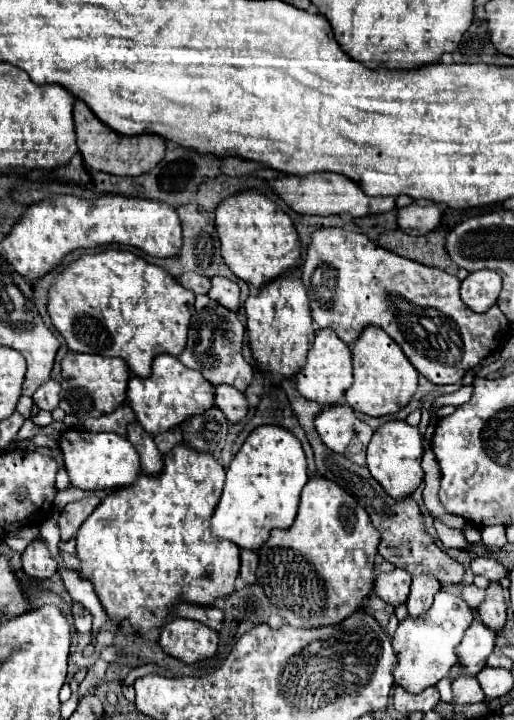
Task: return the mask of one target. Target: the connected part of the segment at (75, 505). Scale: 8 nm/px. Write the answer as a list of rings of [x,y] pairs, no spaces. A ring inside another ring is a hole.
[[[90,494],[84,500],[78,502],[70,502],[64,506],[60,520],[58,520],[58,528],[60,528],[60,536],[62,540],[70,540],[72,536],[76,536],[78,528],[82,526],[82,522],[90,516],[90,512],[100,504],[100,498],[96,494]]]

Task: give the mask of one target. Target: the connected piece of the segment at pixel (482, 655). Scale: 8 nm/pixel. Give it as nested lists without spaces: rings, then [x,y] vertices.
[[[474,620],[462,638],[462,644],[456,648],[460,656],[460,664],[464,666],[464,674],[476,676],[484,666],[488,656],[496,646],[498,632],[486,628],[480,620]]]

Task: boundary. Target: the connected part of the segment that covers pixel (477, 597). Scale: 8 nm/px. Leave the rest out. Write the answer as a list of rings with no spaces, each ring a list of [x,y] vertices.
[[[470,584],[470,586],[464,586],[464,588],[462,588],[462,596],[464,596],[464,600],[468,602],[468,606],[476,610],[476,608],[480,606],[480,602],[484,600],[484,590],[480,590],[480,588],[476,588],[474,584]]]

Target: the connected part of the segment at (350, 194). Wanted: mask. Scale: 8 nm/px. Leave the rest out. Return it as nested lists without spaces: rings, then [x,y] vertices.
[[[318,172],[318,174],[308,174],[308,176],[288,174],[288,176],[274,180],[272,188],[298,214],[370,216],[370,214],[384,214],[394,208],[394,198],[382,198],[382,196],[370,198],[362,192],[360,186],[354,184],[354,180],[350,180],[342,174],[330,174],[330,172]]]

